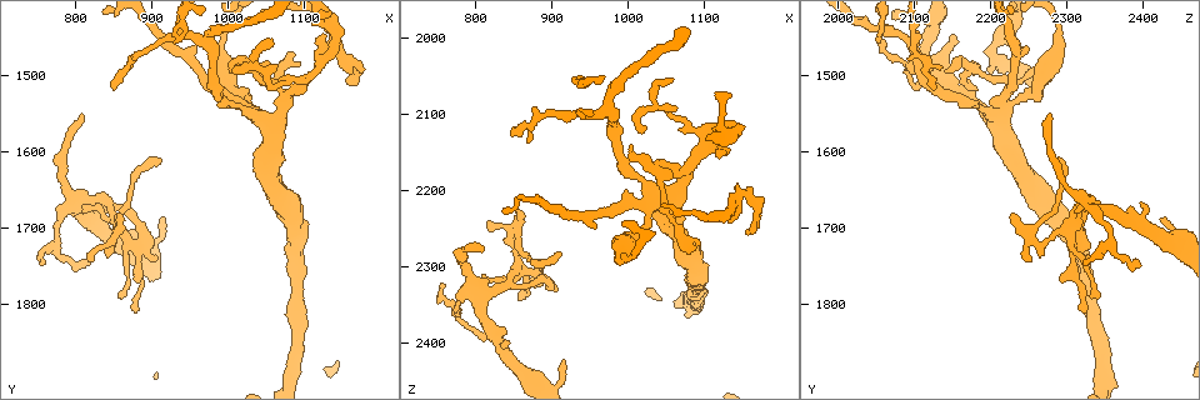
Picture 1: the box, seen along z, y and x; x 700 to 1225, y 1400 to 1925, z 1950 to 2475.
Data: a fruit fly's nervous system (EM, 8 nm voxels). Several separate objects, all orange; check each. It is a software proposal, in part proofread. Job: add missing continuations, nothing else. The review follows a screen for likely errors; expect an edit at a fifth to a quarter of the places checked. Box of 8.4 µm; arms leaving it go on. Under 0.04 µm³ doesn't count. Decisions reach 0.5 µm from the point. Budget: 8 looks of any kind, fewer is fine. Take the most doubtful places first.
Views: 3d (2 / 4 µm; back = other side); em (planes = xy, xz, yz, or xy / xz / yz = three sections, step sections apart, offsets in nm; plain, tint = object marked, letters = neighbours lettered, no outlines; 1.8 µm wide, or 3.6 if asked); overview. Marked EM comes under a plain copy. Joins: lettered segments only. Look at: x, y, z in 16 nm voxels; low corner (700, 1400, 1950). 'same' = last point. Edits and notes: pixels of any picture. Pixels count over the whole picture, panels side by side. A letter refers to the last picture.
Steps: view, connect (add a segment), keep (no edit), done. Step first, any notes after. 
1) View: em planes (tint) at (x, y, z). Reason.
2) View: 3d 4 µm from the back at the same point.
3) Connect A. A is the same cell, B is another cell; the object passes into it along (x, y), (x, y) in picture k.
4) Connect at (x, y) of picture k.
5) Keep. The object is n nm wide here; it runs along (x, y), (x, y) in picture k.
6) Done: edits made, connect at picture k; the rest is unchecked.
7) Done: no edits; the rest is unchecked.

View: em 3.6 µm xz step 4 (tint) at (850, 1695, 2300). Three-way junction.

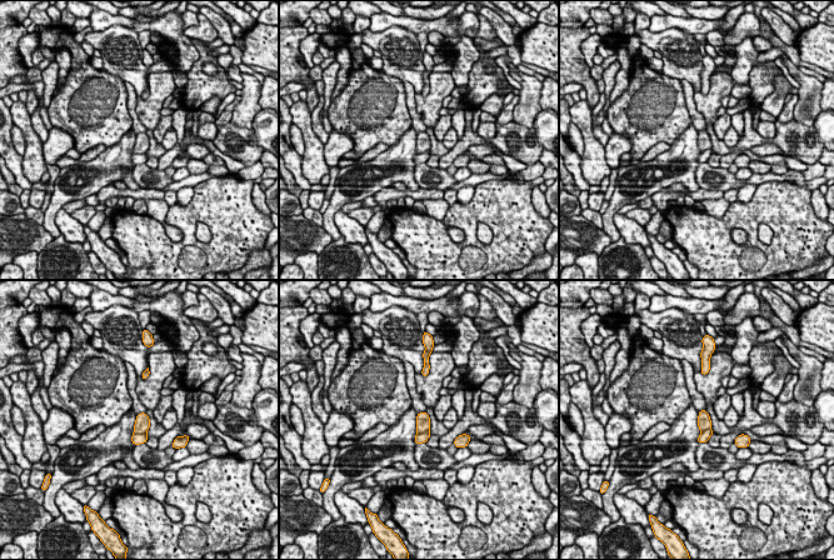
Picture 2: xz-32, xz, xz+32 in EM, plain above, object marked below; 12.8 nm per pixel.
View: em 3.6 µm planes (letters) at the same point.

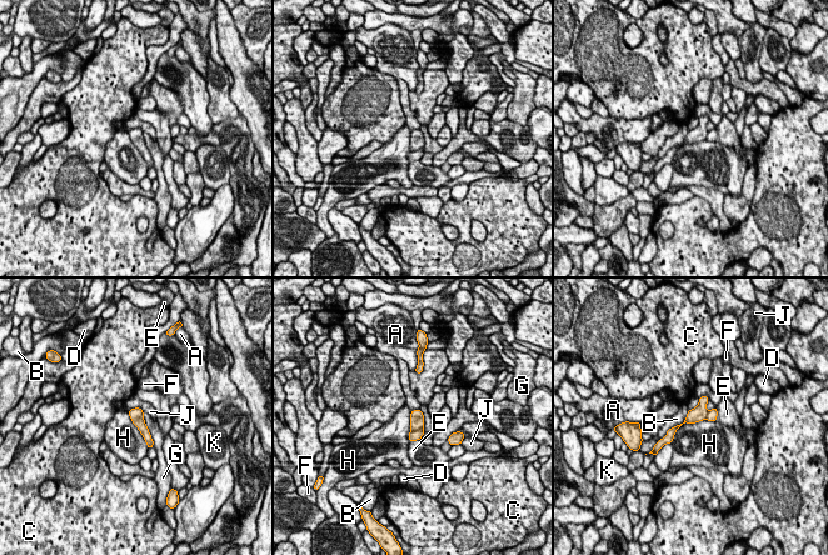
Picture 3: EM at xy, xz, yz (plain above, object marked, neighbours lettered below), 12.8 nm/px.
Keep. The object is 190 nm wide here; A, B, C, D, E, F, G, H, J and K are other cells; it runs along (704, 399), (702, 406), (666, 440) in picture 3; none of them fits.

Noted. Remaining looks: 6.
View: em planes (tint) at (1040, 1560, 2210). Looks like a crossing.

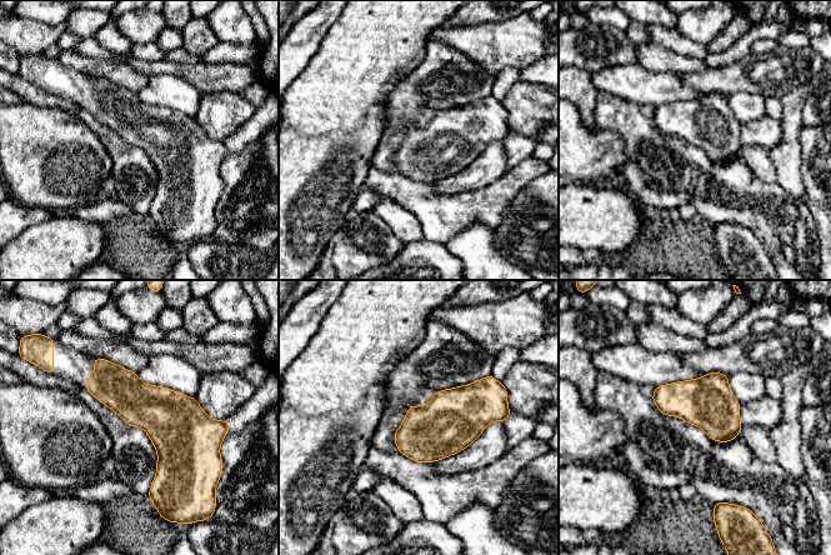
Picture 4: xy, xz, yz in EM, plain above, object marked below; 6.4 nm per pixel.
View: em planes (letters) at the same point.

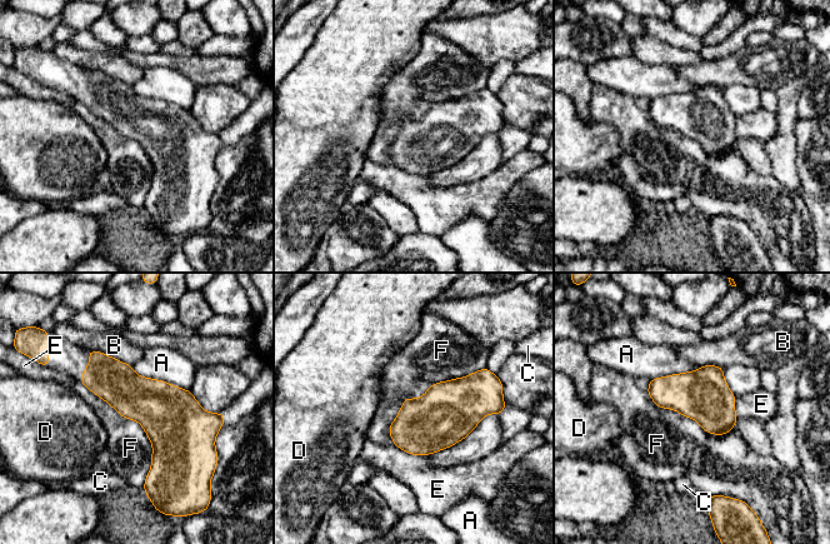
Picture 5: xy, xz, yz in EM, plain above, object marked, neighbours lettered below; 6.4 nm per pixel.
Keep. The object is 320 nm wide here; A, B, C, D, E and F are other cells; a border runs along (484, 367), (406, 398), (393, 443) in picture 5; none of them fits.

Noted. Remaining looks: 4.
View: em planes (letters) at (915, 1690, 2420). Thin end.

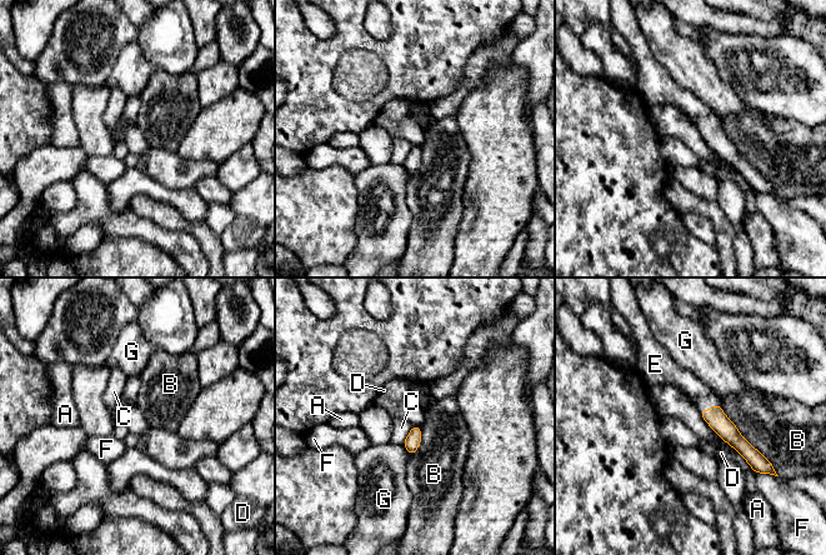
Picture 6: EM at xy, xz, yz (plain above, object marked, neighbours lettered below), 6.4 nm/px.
Connect E. E is the same cell, A, B, C, D, F and G are other cells; it goes on there.

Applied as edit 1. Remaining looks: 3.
Done: edits made, connect at picture 6; the rest is unchecked.

